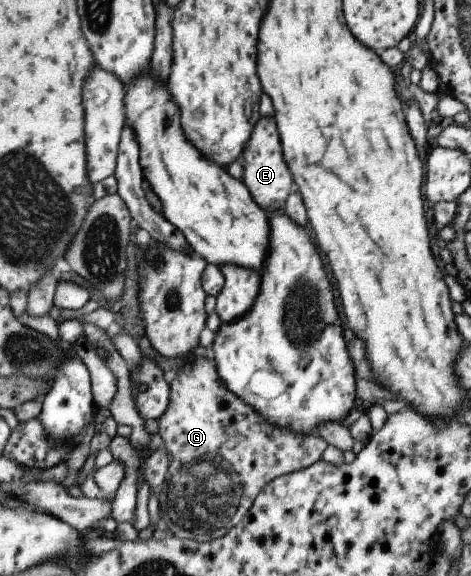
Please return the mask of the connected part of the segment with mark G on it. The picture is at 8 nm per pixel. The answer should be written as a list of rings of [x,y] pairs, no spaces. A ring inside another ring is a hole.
[[[206,357],[186,360],[176,373],[176,378],[169,384],[170,404],[157,420],[158,433],[167,454],[172,456],[164,484],[158,492],[159,516],[162,526],[173,536],[199,543],[210,542],[227,535],[244,518],[260,490],[264,490],[271,480],[320,462],[329,444],[314,433],[298,434],[266,422],[250,404],[226,388],[215,363]]]

